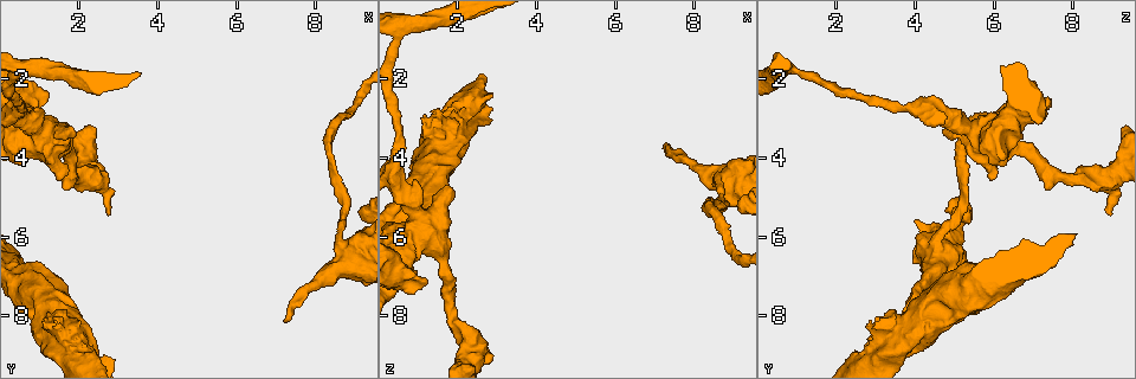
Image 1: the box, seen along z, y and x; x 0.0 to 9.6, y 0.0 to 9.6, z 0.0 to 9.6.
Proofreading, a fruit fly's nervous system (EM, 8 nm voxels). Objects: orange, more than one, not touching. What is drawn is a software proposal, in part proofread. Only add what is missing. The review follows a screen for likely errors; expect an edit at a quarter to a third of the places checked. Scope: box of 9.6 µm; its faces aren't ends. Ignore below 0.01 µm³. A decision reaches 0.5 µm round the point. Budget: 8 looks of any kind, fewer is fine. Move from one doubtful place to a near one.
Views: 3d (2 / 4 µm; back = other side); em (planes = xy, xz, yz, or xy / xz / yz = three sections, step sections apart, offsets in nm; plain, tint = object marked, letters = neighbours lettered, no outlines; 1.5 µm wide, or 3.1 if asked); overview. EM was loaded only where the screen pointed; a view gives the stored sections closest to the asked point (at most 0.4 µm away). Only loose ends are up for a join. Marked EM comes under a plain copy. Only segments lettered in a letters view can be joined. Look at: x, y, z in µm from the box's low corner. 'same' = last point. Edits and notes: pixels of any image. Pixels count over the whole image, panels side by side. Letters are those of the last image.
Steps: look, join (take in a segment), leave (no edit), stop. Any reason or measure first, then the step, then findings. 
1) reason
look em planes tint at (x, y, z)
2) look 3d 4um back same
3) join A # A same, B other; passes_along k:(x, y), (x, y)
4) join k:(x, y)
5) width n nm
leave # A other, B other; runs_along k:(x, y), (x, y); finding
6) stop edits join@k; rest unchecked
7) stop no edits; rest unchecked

look 3d 4um at (1.45, 8.35, 2.80)

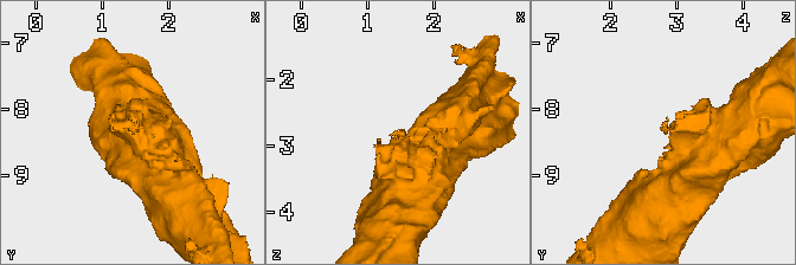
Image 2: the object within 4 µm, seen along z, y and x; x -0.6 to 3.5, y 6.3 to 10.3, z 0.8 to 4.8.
now the EM
look em planes tint at (1.40, 8.30, 2.75)

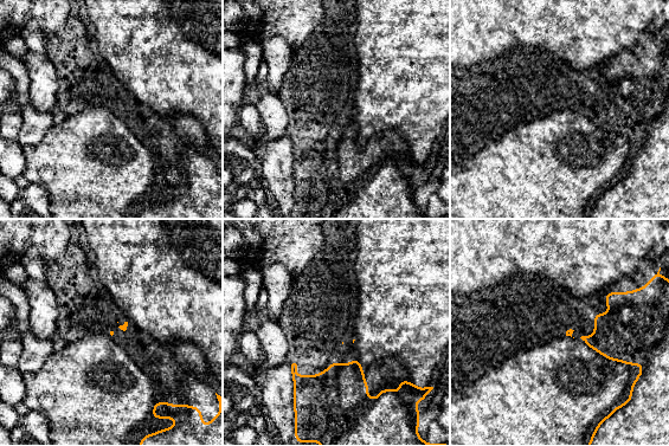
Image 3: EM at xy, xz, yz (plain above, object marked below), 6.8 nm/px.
look em planes letters same

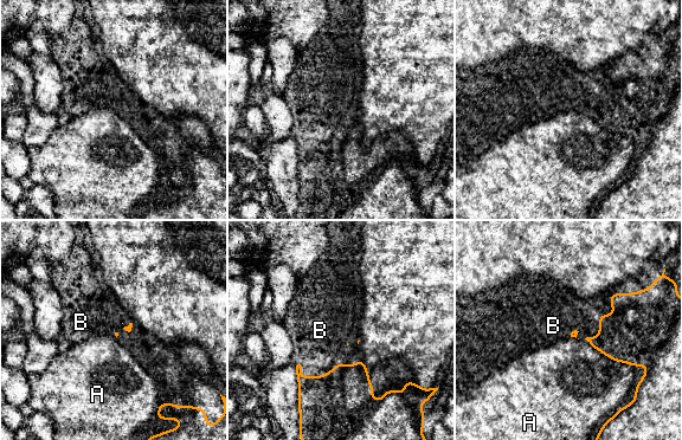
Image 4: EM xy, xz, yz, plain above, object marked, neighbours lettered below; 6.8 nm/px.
leave # A other, B other; border 4:(359, 358), (304, 379), (296, 366); no lettered segment goes on from it

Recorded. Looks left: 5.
an open end
look em yz step 4 letters at (2.70, 5.50, 8.95)

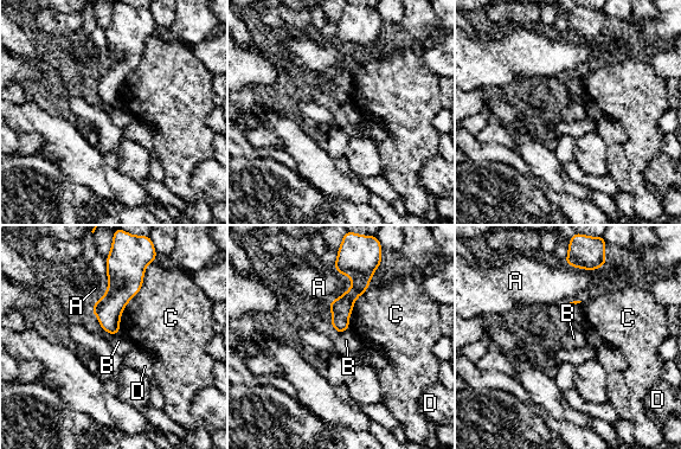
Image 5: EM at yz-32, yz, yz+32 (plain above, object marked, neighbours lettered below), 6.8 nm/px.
cut it another way
look em planes letters same

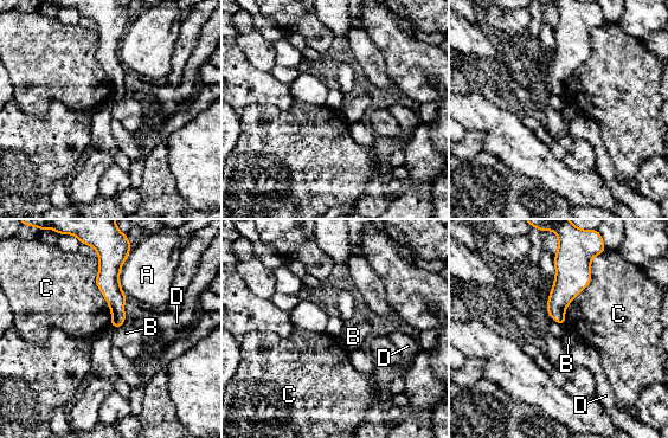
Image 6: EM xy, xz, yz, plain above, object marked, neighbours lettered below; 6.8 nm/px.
leave # A other, B other, C other, D other; runs_along 6:(102, 263), (116, 300), (115, 324); no lettered segment goes on from it

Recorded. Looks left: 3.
an open end
look em yz step 8 tint at (7.25, 8.15, 3.80)

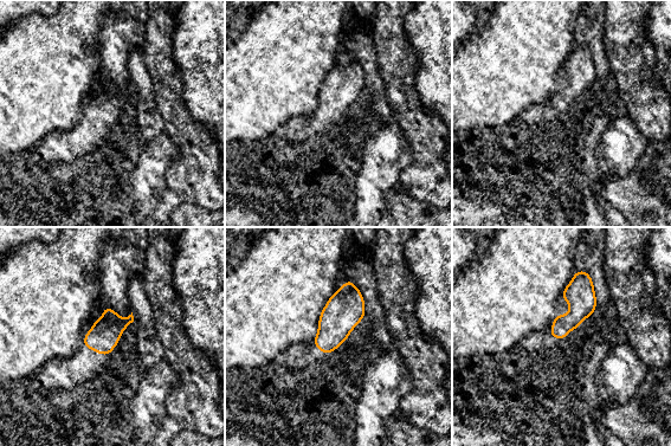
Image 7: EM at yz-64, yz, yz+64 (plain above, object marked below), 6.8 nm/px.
see the neighbours
look em yz step 8 letters same

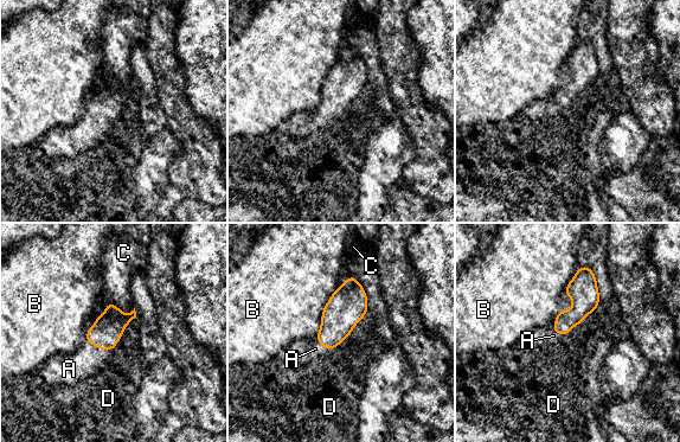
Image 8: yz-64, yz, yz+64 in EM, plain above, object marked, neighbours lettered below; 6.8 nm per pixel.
longest_contact B 380 nm
join A # A same, B other, C other, D other; it goes on there

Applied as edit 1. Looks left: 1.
stop edits join@8; rest unchecked

